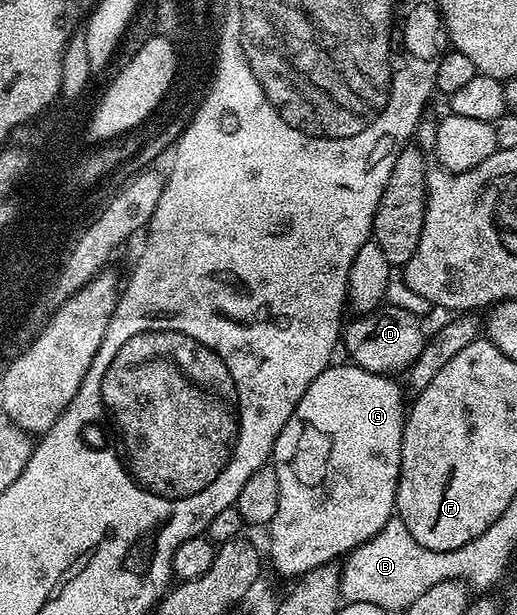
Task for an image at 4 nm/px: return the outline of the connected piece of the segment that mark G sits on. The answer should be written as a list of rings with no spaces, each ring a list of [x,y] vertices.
[[[344,362],[341,368],[329,366],[302,394],[298,406],[294,406],[294,414],[286,422],[282,434],[278,434],[276,444],[272,448],[270,457],[271,467],[275,468],[278,474],[278,514],[274,514],[270,531],[272,531],[272,541],[268,544],[268,552],[272,555],[272,564],[284,576],[299,578],[310,570],[314,570],[323,564],[337,561],[339,558],[347,557],[353,548],[359,544],[365,544],[382,526],[386,526],[388,520],[393,519],[396,512],[396,487],[400,481],[400,463],[402,462],[402,434],[404,433],[404,421],[406,419],[406,392],[403,387],[395,384],[391,375],[383,372],[367,372],[356,367],[351,362]]]

